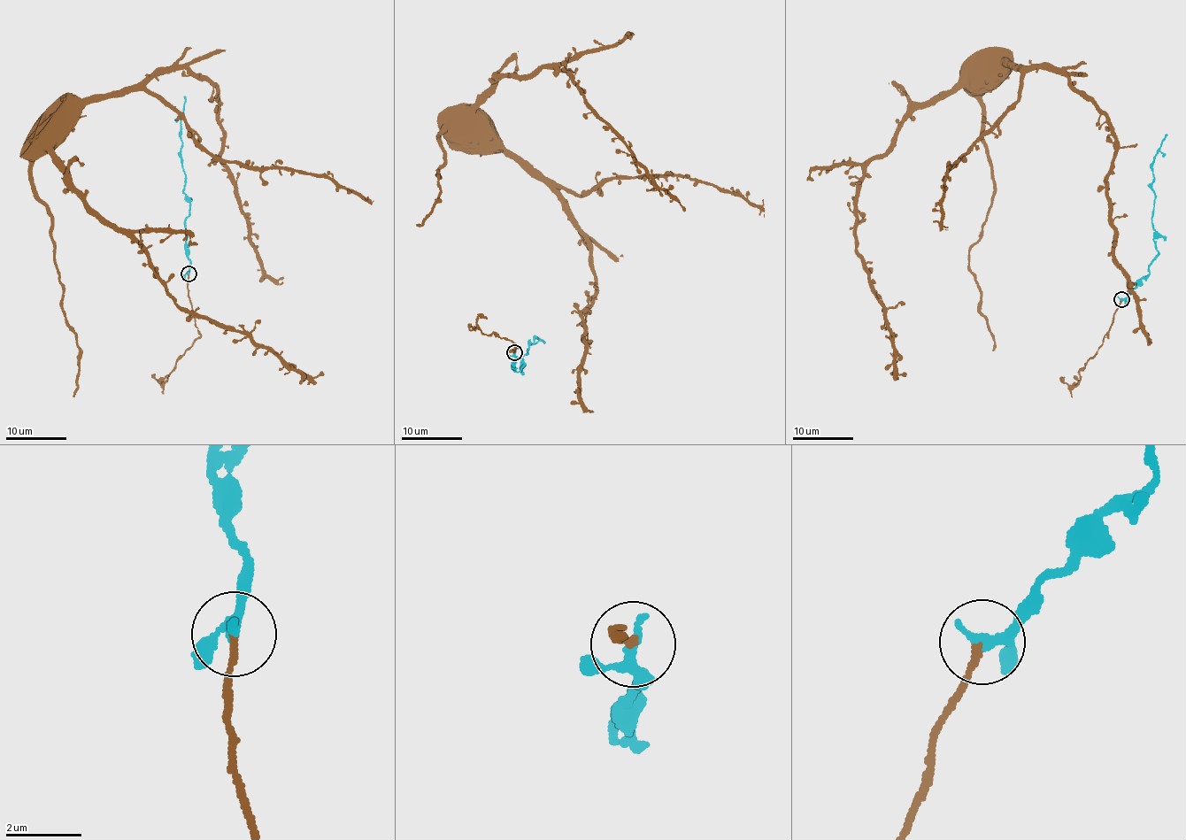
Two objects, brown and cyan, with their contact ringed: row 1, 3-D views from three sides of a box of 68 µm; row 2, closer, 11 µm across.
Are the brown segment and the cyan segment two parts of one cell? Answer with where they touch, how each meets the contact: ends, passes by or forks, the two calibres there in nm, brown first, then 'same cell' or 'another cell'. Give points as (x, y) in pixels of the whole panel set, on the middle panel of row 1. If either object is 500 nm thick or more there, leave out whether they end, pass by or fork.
place (514, 352); brown ends; cyan passes by; calibres 180 and 240 nm; same cell

